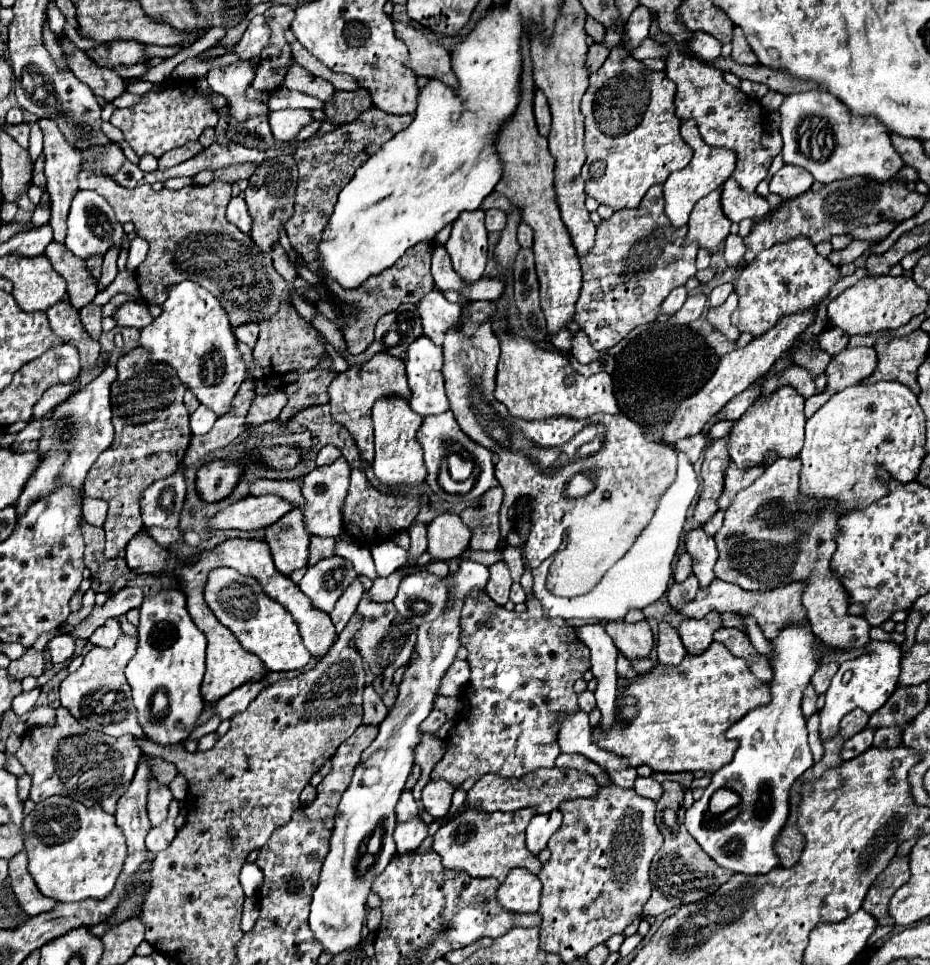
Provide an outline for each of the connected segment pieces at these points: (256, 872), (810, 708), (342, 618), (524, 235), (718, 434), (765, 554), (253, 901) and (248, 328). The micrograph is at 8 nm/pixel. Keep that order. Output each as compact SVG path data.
M246 862L241 868L241 886L245 896L255 896L263 886L263 872L257 868L256 863Z
M809 684L807 692L803 692L803 700L801 700L801 708L803 708L803 716L805 718L809 718L811 714L817 712L815 702L817 702L817 694L815 694L815 688Z
M355 578L355 582L349 584L349 588L343 592L343 596L339 598L339 602L335 604L335 608L333 608L333 612L329 616L331 616L337 632L341 632L345 628L345 624L349 622L349 618L355 614L357 604L359 604L363 592L365 592L365 588L363 588L361 580Z
M525 222L519 224L517 240L519 240L519 246L533 246L533 230Z
M717 422L717 424L713 424L711 426L711 430L709 430L709 438L723 438L723 436L727 436L729 432L731 432L731 428L733 428L733 424L731 422Z
M781 458L765 468L765 474L749 488L741 490L725 510L721 530L715 534L719 560L715 576L723 582L739 584L743 590L767 592L791 582L807 582L801 604L813 626L813 634L827 646L839 650L861 648L869 642L869 626L861 616L849 616L849 596L831 572L831 556L837 548L837 514L833 504L823 504L819 518L809 522L797 504L799 496L799 458Z
M247 898L245 904L243 904L243 922L241 922L241 928L245 932L249 932L255 926L257 916L259 916L259 900L257 898Z
M243 324L243 326L235 328L235 338L245 342L251 350L253 350L253 346L257 342L257 334L259 334L259 324Z

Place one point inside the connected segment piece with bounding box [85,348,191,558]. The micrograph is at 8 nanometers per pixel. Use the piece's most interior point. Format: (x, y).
(150, 442)

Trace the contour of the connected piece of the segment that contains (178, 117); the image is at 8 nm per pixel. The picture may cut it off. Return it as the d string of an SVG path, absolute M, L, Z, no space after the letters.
M169 80L169 82L175 82L175 86L165 86L159 92L149 90L149 94L145 94L139 104L115 110L111 116L111 124L123 132L125 140L137 152L137 156L153 154L155 158L161 158L165 152L173 148L179 148L191 140L199 140L205 128L215 128L219 122L217 108L209 100L209 96L197 88L195 82L189 80Z

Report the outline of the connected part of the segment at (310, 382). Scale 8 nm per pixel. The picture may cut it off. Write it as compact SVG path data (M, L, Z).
M313 368L307 374L303 374L303 378L297 378L295 382L287 384L287 398L289 400L277 418L279 424L287 424L287 420L291 420L297 412L301 412L309 406L327 404L329 402L327 386L331 384L333 378L335 378L335 372Z

